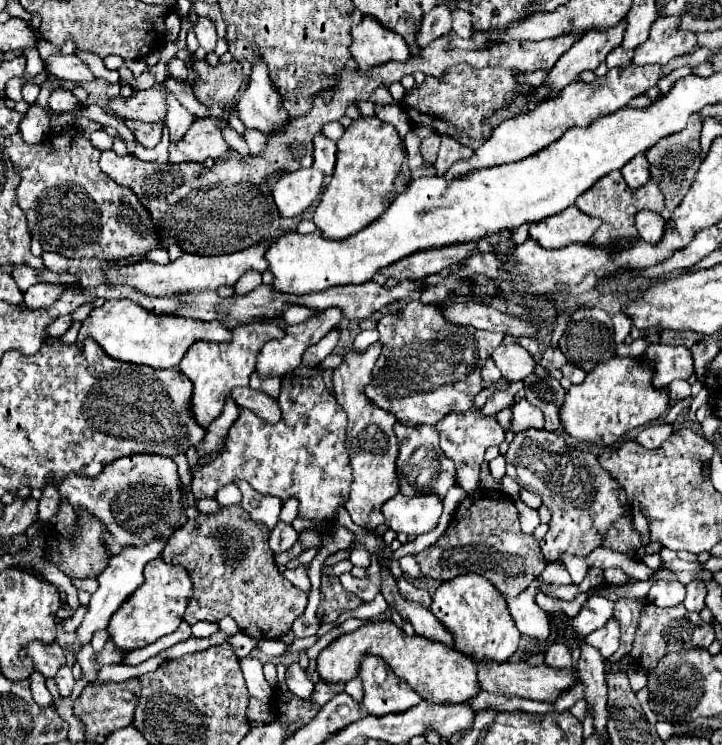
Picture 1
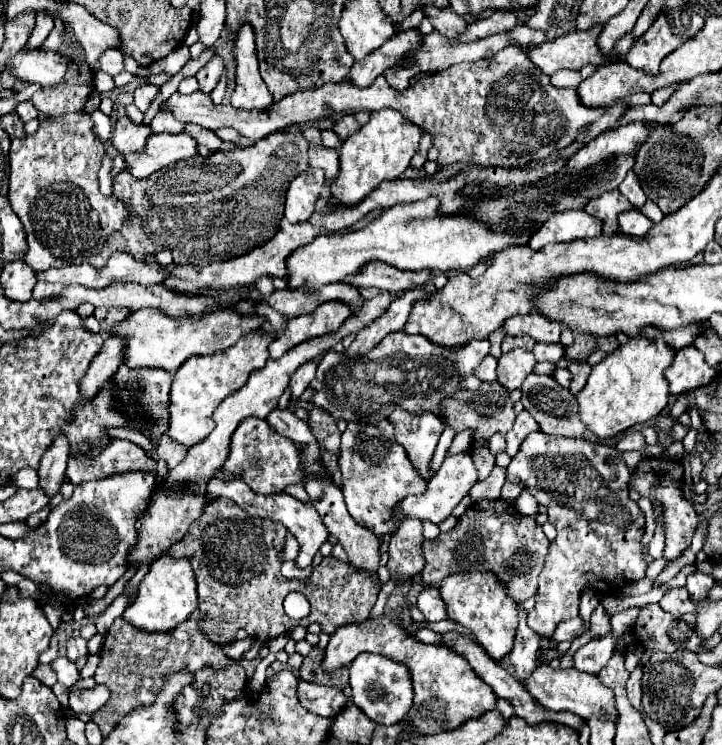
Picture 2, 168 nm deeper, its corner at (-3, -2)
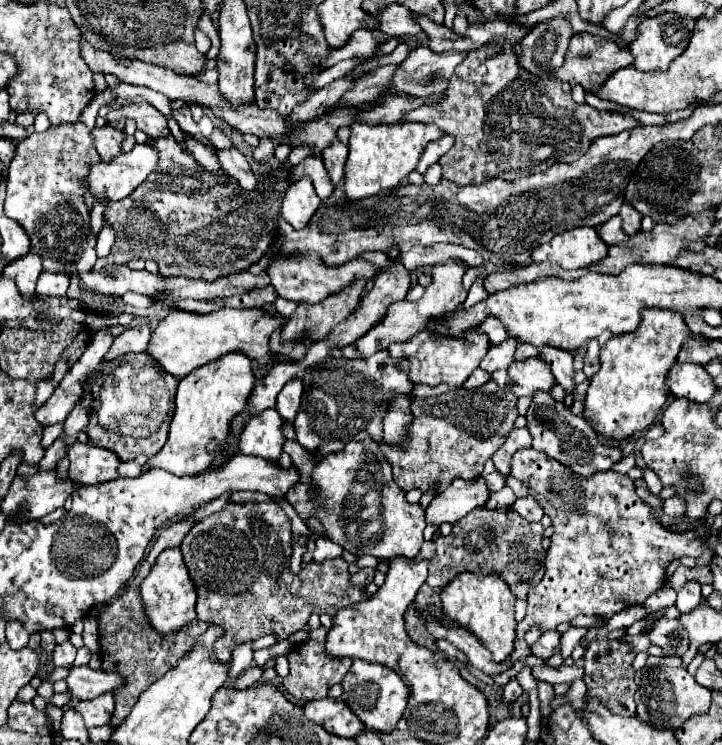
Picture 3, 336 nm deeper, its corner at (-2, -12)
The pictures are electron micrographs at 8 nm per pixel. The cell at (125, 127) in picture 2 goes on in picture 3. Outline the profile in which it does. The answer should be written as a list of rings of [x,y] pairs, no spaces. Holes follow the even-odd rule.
[[[106,124],[104,128],[94,128],[92,130],[94,140],[96,140],[96,150],[100,152],[102,162],[112,162],[116,156],[120,156],[122,150],[122,142],[124,142],[124,132]]]

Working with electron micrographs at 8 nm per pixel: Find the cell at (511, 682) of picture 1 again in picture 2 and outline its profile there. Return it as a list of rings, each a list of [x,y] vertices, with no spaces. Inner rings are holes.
[[[545,664],[545,666],[535,668],[535,672],[523,684],[529,690],[529,694],[533,694],[533,698],[549,710],[569,710],[581,716],[583,720],[591,716],[605,716],[607,720],[617,722],[617,708],[615,708],[613,692],[607,686],[603,686],[599,678],[593,674],[585,674],[575,668],[567,668],[567,670],[549,668]]]

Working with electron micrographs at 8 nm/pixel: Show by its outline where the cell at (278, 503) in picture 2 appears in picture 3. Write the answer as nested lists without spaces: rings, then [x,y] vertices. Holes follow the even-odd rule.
[[[320,536],[316,540],[316,548],[314,548],[314,562],[322,562],[326,558],[336,558],[342,554],[342,548],[338,544],[334,544],[332,540]]]

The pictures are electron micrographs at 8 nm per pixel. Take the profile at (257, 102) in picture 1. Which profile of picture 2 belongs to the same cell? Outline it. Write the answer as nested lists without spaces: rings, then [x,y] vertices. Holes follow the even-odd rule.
[[[243,24],[237,30],[233,38],[233,54],[235,54],[237,72],[235,72],[235,90],[231,96],[231,106],[243,108],[243,110],[269,108],[273,104],[273,98],[259,74],[259,62],[255,54],[255,36],[249,24]]]

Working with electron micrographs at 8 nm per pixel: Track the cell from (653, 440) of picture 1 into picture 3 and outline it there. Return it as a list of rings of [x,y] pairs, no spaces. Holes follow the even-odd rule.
[[[534,392],[530,408],[526,412],[526,420],[526,428],[532,434],[532,446],[540,452],[546,452],[550,458],[562,462],[564,466],[572,468],[580,476],[590,476],[598,470],[610,470],[624,456],[618,446],[608,446],[606,442],[600,442],[596,432],[592,432],[592,428],[582,416],[572,414],[564,402],[554,400],[548,392]]]

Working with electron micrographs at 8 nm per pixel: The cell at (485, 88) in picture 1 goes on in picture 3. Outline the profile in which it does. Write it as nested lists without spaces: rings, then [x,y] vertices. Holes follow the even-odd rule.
[[[504,44],[504,48],[496,50],[488,56],[488,48],[472,50],[464,62],[456,68],[450,86],[442,100],[434,104],[424,104],[416,110],[404,114],[408,122],[424,122],[436,124],[442,132],[454,138],[454,146],[450,154],[444,154],[438,164],[442,166],[442,176],[452,178],[452,182],[460,186],[482,184],[492,176],[500,176],[504,180],[516,180],[520,176],[530,176],[536,172],[544,172],[554,162],[572,162],[578,160],[590,146],[590,142],[598,136],[618,134],[622,130],[638,126],[630,116],[622,116],[618,112],[600,112],[592,106],[576,104],[568,92],[564,92],[558,84],[550,88],[542,82],[542,78],[530,74],[518,64],[516,50],[512,44]]]

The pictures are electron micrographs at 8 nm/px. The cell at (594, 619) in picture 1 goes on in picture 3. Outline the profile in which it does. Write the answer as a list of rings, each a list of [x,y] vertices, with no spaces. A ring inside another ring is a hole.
[[[552,630],[552,632],[544,632],[536,640],[536,644],[532,646],[532,654],[538,658],[550,658],[558,648],[560,648],[560,632]]]

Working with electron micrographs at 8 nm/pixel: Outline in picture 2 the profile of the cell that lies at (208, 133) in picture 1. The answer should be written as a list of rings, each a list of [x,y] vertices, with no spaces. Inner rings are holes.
[[[181,132],[181,134],[151,134],[149,142],[145,144],[143,152],[137,154],[123,154],[125,158],[125,168],[133,174],[133,178],[147,178],[155,170],[165,168],[171,162],[185,160],[197,154],[195,150],[197,142]]]

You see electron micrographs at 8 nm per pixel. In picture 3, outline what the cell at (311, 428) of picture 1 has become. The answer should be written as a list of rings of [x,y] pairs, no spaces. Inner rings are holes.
[[[264,410],[262,414],[254,416],[238,438],[240,452],[260,456],[268,462],[278,462],[284,444],[283,423],[276,410]]]

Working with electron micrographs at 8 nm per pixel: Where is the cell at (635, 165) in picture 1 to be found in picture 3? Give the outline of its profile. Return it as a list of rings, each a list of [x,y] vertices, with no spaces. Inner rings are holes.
[[[624,204],[620,208],[620,216],[624,220],[624,232],[628,232],[628,236],[634,236],[636,232],[640,232],[640,220],[642,220],[642,214],[636,212],[636,208],[632,208],[632,204]]]

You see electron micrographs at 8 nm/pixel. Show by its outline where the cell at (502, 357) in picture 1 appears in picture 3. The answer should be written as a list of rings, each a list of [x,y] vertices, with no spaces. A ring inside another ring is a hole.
[[[538,356],[536,358],[528,358],[524,362],[514,360],[508,366],[506,388],[514,396],[532,396],[532,392],[536,392],[536,390],[550,392],[552,384],[554,384],[552,370]]]

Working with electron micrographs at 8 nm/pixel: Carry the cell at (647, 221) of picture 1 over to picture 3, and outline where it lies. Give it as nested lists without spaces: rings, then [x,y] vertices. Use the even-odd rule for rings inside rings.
[[[612,216],[612,218],[606,220],[604,224],[600,224],[600,226],[598,226],[598,232],[600,232],[600,238],[602,238],[608,246],[626,244],[626,242],[628,242],[628,234],[626,234],[624,228],[622,228],[620,216]]]

